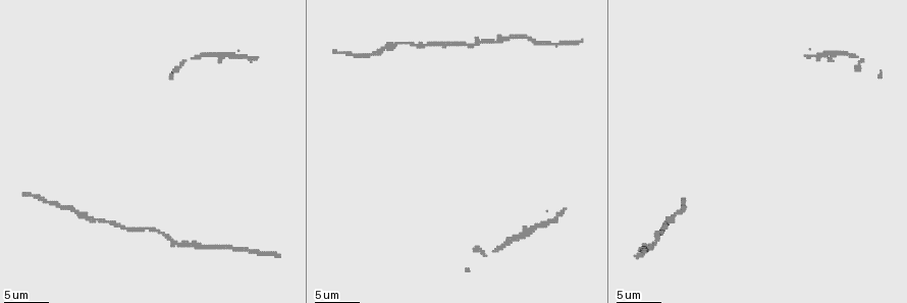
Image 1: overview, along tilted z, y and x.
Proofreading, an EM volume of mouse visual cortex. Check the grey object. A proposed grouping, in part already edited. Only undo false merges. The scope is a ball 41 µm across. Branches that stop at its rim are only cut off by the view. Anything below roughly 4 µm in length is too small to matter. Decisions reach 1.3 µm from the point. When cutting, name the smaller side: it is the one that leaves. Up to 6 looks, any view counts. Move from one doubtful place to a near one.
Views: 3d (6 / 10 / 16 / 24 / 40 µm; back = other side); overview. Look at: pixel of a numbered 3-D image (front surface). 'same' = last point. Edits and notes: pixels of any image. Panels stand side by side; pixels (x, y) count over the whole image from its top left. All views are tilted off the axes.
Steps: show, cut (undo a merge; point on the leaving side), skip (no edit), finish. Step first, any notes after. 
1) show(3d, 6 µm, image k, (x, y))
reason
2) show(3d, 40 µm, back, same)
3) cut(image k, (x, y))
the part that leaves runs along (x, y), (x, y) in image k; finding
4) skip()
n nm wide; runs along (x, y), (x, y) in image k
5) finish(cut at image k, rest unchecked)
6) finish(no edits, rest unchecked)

show(3d, 16 µm, image 1, (88, 217))
calibre changes

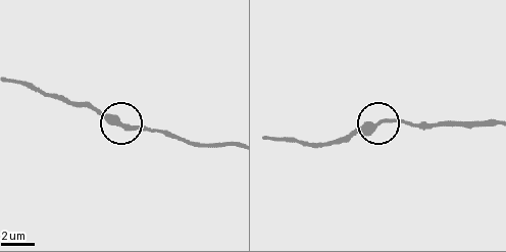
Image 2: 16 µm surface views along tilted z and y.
skip()
runs along (93, 104), (125, 126), (169, 131) in image 2; all the same neuron

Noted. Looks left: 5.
show(3d, 6 µm, image 1, (212, 247))
sudden change in width

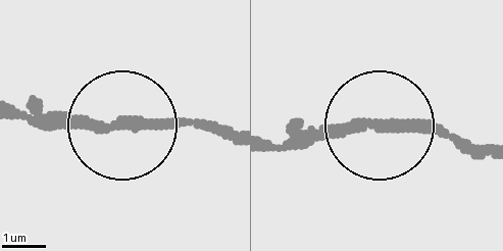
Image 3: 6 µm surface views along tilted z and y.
skip()
220 nm wide; runs along (10, 109), (105, 130), (227, 130) in image 3; one neuron here

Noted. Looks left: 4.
show(3d, 10 µm, image 1, (478, 40))
sudden change in width

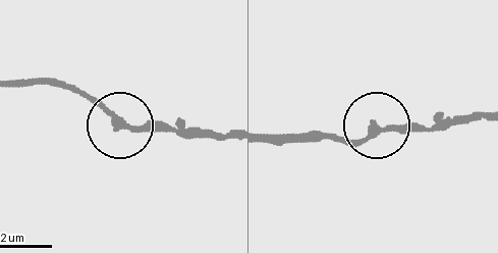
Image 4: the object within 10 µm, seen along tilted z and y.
show(3d, 6 µm, image 4, (116, 123))
zoom in

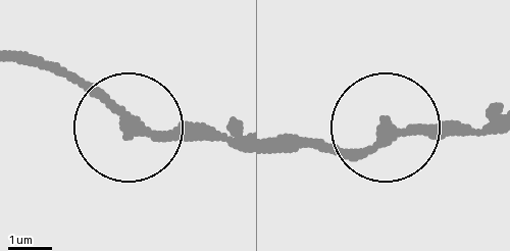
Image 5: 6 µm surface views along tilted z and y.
skip()
runs along (283, 148), (363, 147), (384, 129), (488, 128) in image 5; continuous, no second neuron

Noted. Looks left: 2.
finish(no edits, rest unchecked)

